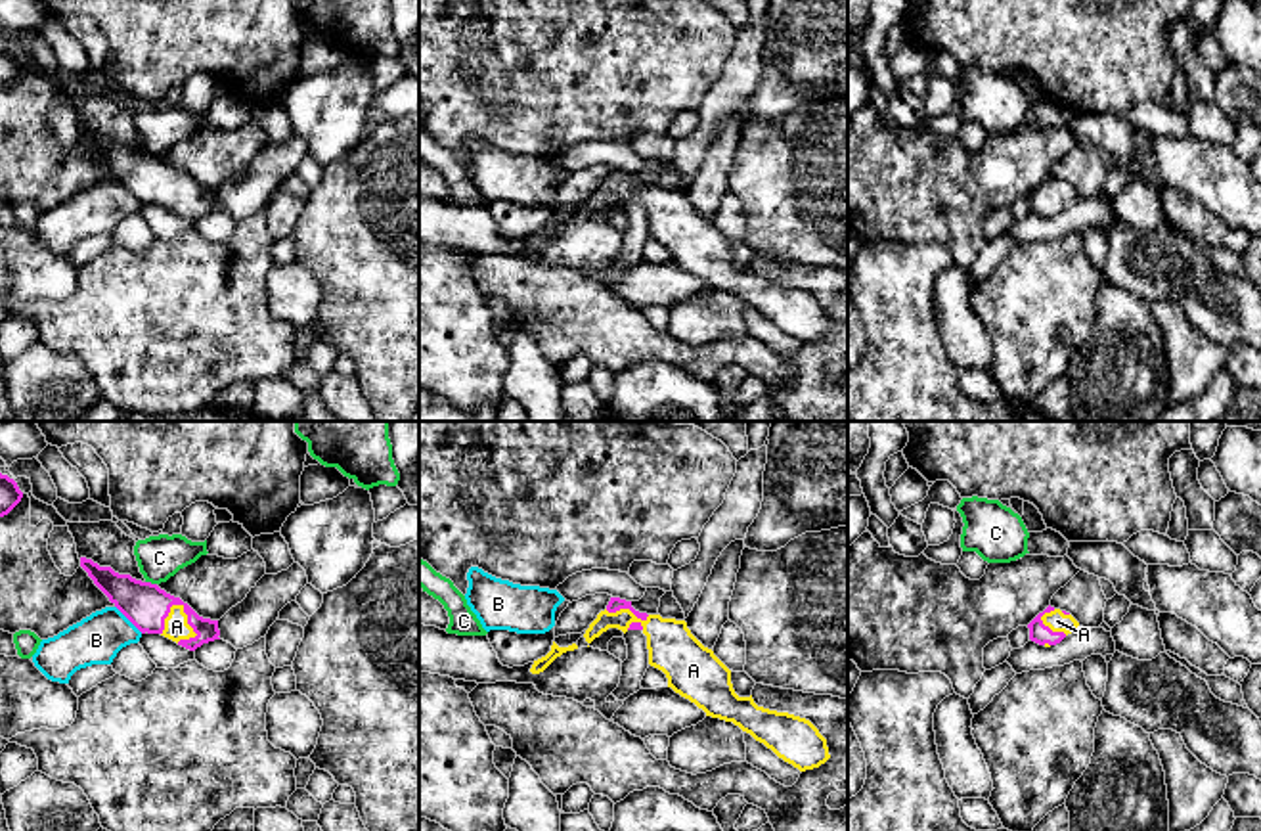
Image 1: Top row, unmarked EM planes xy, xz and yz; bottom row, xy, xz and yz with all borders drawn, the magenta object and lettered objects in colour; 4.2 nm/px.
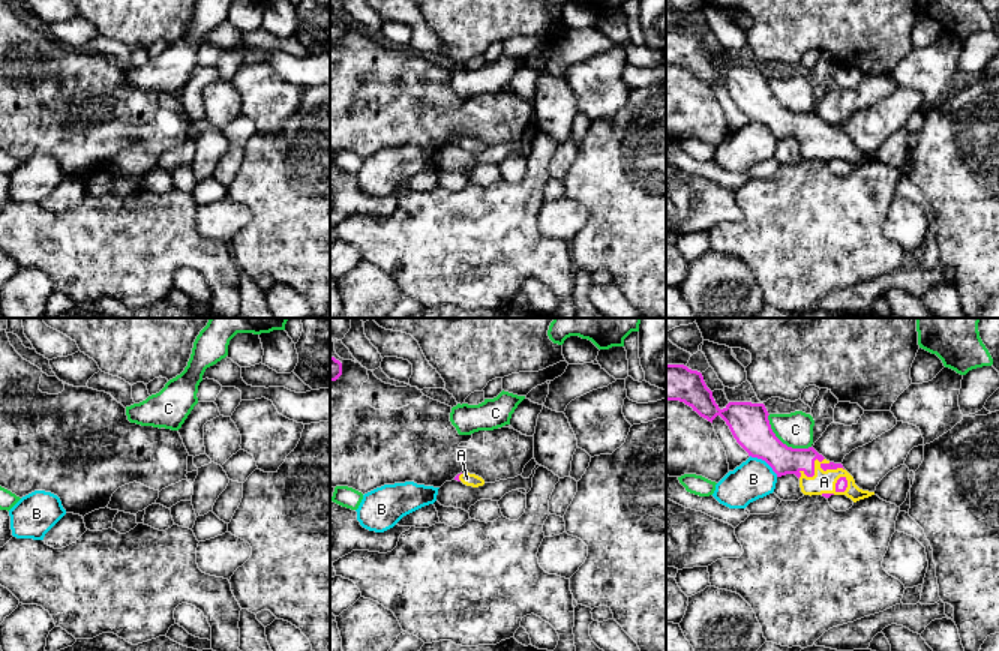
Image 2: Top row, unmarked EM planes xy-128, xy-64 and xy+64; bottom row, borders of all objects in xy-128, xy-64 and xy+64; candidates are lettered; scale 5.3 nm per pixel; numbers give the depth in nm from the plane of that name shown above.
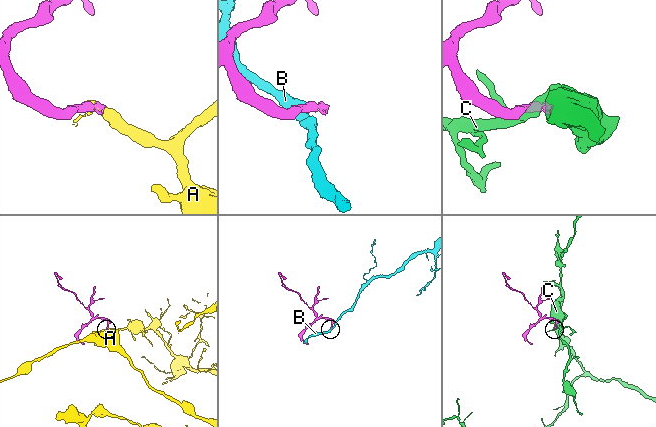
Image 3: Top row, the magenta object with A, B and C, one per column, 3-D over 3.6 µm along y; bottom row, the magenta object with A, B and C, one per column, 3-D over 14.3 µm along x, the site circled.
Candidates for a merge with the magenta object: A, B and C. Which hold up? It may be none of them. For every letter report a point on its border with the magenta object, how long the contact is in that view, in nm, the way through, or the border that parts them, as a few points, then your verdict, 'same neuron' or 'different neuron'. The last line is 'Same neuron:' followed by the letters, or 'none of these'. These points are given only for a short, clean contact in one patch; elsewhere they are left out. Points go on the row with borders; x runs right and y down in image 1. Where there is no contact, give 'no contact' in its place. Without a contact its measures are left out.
A: xy (188, 617) | 180 nm | across xy (146, 606), (180, 606), (188, 617), (176, 627) | same neuron
B: xy (129, 619) | 170 nm | along xy (115, 606), (142, 632) | different neuron
C: xy (150, 583) | 50 nm | different neuron
Same neuron: A

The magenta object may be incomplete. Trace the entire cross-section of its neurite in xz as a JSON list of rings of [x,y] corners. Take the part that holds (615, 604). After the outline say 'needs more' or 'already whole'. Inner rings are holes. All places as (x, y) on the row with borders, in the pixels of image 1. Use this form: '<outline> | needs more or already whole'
[[[610,597],[584,638],[591,643],[608,628],[624,634],[641,630],[647,636],[649,664],[666,674],[668,687],[706,716],[733,722],[800,772],[819,768],[830,758],[827,739],[809,720],[758,707],[752,695],[739,697],[731,670],[691,634],[685,620],[639,613],[631,601]]] | needs more

